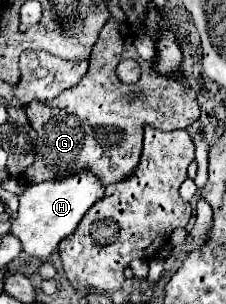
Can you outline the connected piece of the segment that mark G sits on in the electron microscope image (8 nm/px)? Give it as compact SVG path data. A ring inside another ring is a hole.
M110 18L94 44L90 68L84 78L52 102L30 102L26 106L28 120L38 132L34 164L24 170L30 184L60 180L82 170L90 170L102 180L102 186L126 180L140 160L144 124L172 132L188 130L198 120L200 108L192 88L186 84L186 78L178 76L178 80L162 80L162 76L154 76L150 72L150 62L144 60L144 64L140 64L140 80L132 86L120 84L116 78L116 64L122 58L134 58L138 64L142 62L134 48L132 28ZM134 92L142 92L144 100L130 102L128 96Z

